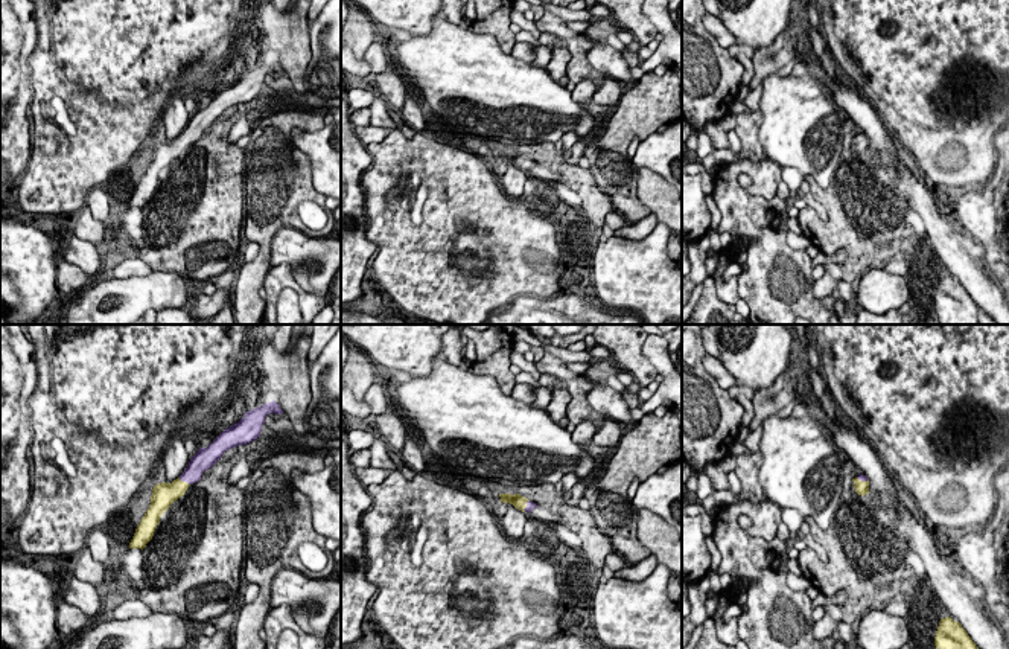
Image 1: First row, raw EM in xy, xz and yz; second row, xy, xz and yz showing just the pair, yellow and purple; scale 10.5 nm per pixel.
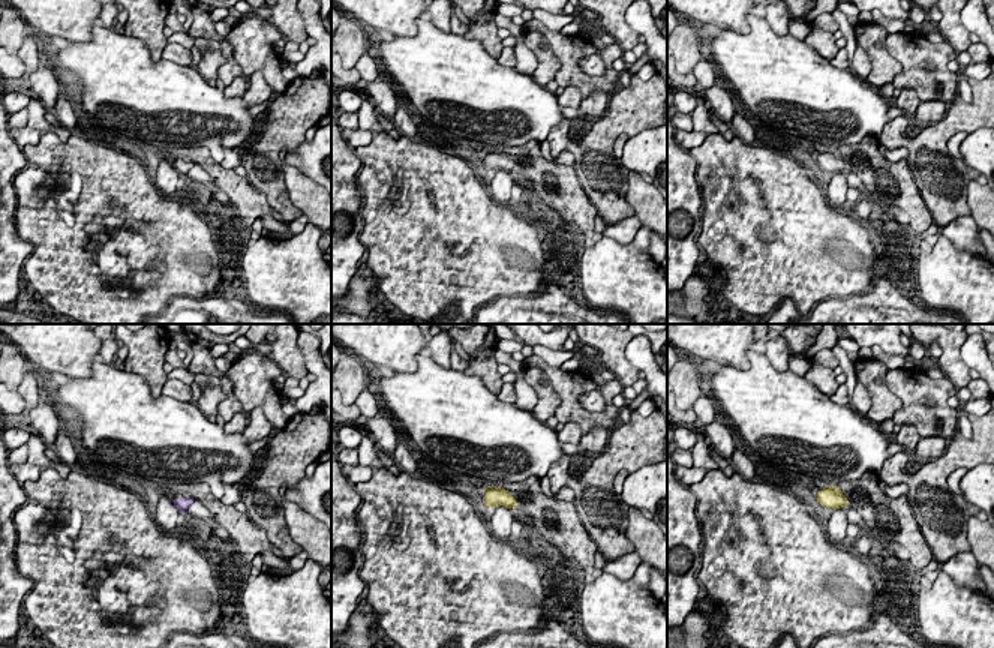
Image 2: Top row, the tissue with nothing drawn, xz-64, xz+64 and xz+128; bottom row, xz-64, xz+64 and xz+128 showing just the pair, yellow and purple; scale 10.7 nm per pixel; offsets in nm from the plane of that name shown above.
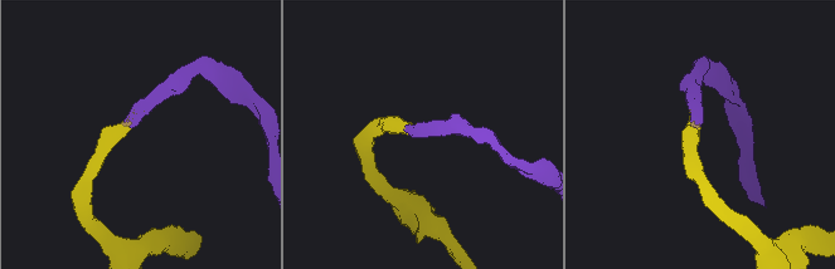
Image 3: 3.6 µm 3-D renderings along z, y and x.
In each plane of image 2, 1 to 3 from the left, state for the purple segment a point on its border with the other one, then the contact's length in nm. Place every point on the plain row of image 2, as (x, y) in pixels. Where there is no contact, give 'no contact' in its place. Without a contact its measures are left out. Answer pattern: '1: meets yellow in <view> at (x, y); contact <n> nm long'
1: meets yellow in xz-64 at (179, 159); contact 70 nm long
2: no contact
3: no contact

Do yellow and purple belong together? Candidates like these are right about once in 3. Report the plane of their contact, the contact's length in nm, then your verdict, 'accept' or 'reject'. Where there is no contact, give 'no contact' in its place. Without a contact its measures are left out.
xy | 150 nm | accept

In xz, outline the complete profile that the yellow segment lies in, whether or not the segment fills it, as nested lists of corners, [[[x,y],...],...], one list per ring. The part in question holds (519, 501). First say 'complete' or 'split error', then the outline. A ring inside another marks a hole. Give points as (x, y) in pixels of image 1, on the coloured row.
split error; [[[499,494],[502,503],[510,503],[516,509],[530,513],[533,509],[539,507],[536,503],[530,501],[528,498],[519,495],[519,494]]]

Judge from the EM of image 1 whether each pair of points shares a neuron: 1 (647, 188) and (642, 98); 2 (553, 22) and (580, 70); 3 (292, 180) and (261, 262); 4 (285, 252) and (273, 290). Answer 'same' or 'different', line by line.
1: different
2: same
3: same
4: different

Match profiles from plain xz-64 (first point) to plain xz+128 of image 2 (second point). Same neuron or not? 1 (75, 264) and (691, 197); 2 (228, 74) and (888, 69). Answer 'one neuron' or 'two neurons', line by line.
1: two neurons
2: two neurons

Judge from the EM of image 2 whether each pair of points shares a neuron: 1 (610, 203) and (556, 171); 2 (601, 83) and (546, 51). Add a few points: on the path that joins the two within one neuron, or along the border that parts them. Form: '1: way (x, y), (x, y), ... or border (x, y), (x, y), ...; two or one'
1: border (576, 176), (597, 213); two
2: border (537, 30), (559, 60), (555, 80); two

